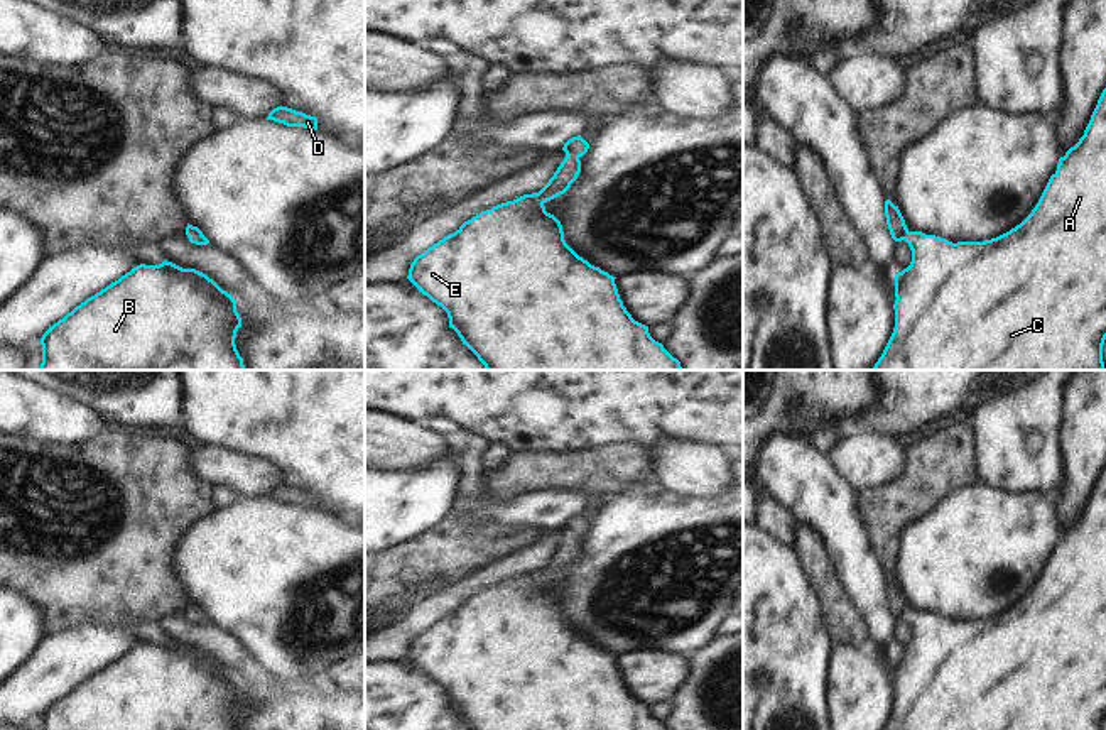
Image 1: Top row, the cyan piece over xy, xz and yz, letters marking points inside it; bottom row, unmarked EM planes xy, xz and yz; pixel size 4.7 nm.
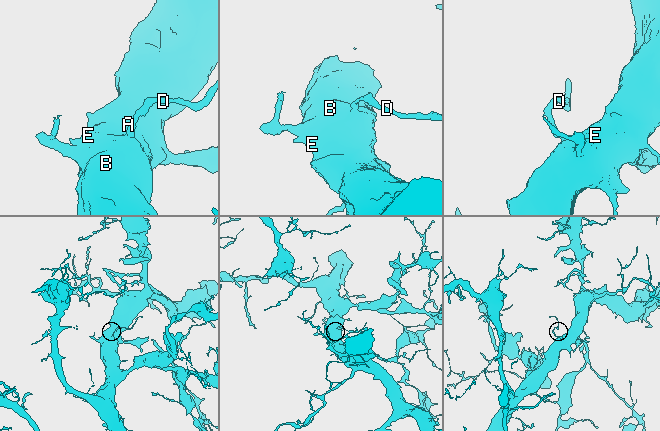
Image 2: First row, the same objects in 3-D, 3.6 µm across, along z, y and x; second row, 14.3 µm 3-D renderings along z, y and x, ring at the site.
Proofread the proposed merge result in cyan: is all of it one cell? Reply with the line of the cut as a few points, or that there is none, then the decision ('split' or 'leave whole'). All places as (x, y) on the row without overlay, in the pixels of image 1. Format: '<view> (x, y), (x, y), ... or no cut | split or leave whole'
no cut | leave whole

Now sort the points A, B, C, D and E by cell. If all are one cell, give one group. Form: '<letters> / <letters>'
A B C D E

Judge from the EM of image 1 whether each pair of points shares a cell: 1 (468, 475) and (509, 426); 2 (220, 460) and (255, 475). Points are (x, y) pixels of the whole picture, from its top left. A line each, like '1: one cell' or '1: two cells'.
1: two cells
2: one cell

